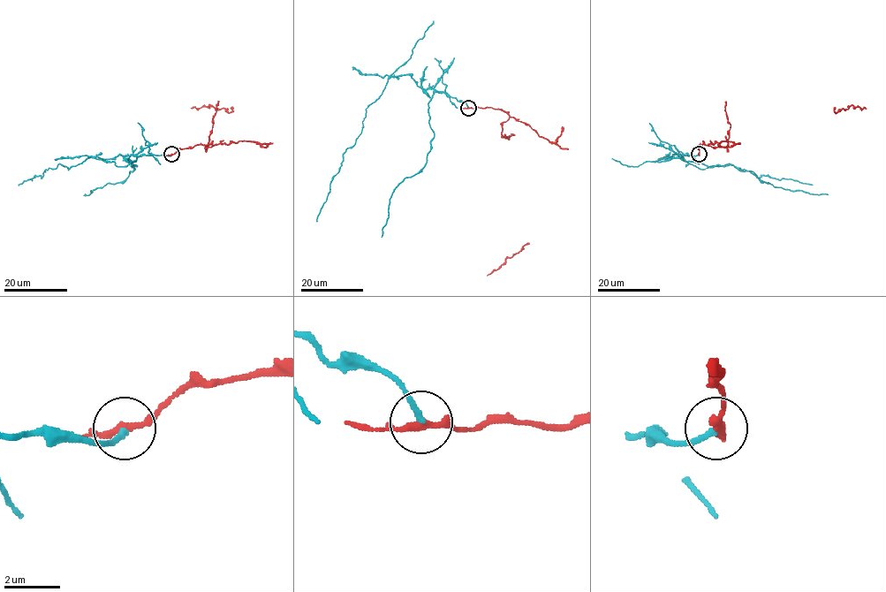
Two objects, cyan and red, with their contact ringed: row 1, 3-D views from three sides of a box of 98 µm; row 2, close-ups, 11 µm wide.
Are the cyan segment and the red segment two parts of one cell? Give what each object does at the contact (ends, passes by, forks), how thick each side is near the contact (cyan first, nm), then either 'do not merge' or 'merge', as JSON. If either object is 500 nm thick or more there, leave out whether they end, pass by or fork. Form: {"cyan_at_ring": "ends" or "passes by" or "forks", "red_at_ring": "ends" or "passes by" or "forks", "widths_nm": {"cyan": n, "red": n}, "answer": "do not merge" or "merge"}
{"cyan_at_ring": "ends", "red_at_ring": "passes by", "widths_nm": {"cyan": 200, "red": 240}, "answer": "do not merge"}

